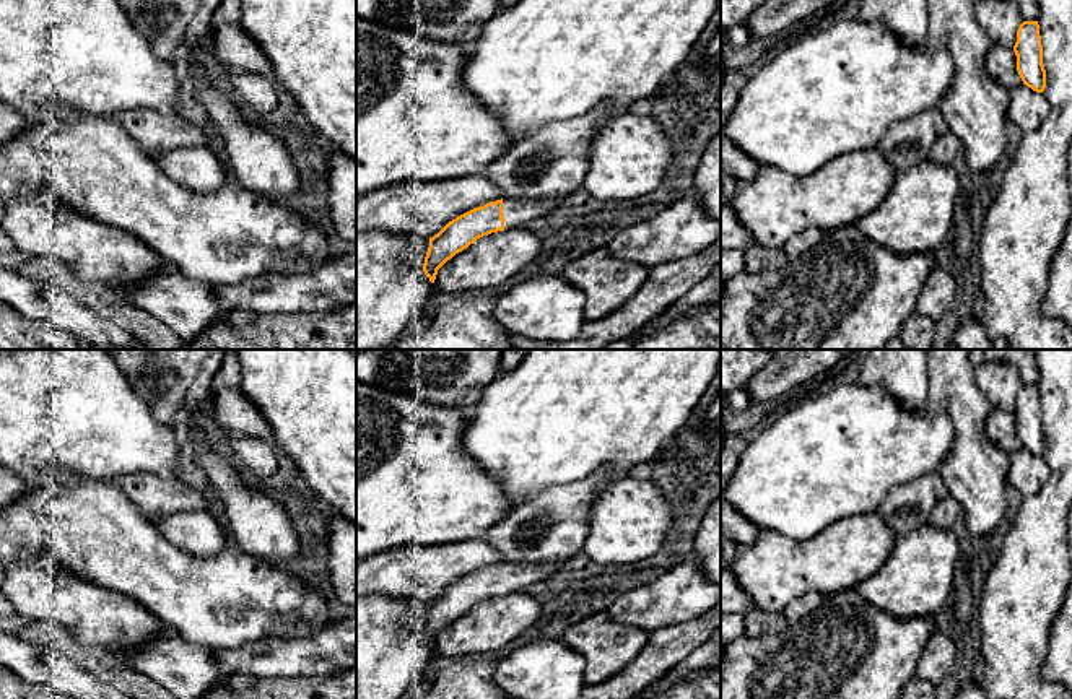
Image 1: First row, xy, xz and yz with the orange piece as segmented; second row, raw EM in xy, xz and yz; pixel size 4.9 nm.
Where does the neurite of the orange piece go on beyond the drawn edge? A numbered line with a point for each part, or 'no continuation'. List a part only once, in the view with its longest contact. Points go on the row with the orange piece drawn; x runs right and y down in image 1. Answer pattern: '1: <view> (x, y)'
1: xz (516, 213)

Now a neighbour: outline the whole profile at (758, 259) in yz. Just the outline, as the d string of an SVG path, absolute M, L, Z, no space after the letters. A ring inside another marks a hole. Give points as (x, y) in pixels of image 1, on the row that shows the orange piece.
M808 228L781 247L771 249L752 244L745 250L745 270L748 273L774 271L789 262L802 260L808 250L821 242L823 234L825 232L817 228Z

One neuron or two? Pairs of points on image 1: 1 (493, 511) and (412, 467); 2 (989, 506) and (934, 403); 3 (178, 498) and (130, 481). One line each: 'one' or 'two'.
1: one
2: one
3: one

